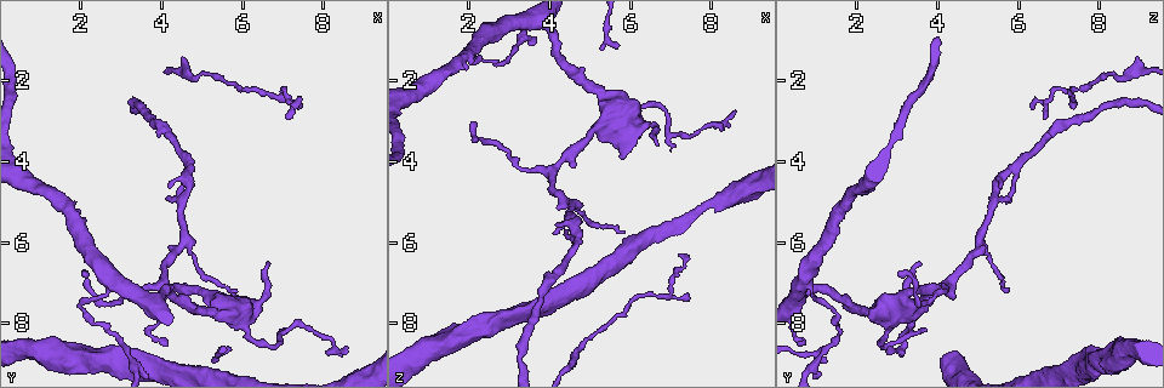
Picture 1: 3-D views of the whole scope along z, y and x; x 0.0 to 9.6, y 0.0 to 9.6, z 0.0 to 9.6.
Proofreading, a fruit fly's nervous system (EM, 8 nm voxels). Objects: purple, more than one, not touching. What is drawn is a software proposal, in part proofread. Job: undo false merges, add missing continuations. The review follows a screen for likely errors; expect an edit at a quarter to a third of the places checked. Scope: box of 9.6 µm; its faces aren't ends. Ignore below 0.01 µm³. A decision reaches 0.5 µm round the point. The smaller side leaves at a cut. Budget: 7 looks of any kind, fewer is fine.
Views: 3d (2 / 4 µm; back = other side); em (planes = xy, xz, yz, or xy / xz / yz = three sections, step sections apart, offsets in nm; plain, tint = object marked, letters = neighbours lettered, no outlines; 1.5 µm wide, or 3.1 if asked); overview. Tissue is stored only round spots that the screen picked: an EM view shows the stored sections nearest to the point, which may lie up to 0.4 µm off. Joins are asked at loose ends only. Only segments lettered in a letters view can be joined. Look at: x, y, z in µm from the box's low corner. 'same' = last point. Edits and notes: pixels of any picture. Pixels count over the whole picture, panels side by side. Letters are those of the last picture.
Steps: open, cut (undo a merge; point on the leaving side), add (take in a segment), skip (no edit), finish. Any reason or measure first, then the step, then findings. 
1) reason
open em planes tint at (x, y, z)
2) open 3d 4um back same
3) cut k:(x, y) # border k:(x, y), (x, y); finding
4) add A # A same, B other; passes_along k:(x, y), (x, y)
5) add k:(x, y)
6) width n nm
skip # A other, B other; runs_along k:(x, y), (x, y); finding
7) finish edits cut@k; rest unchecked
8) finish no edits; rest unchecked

free end
open em planes plain at (8.65, 8.65, 2.75)

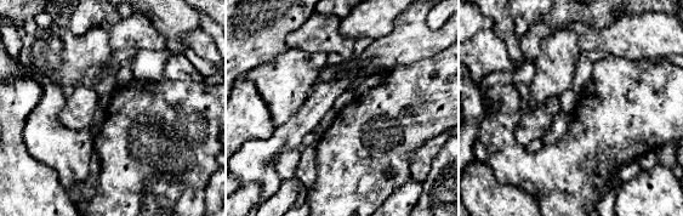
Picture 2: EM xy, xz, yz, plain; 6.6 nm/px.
open em planes letters same

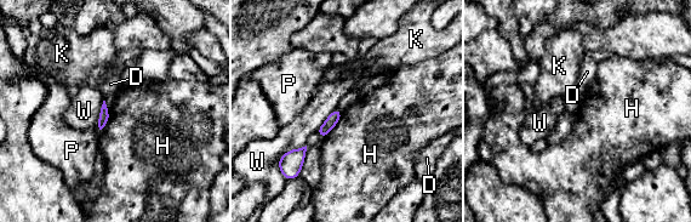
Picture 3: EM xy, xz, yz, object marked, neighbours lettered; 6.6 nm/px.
width 70 nm
skip # D other, H other, K other, P other, W other; border 3:(342, 113), (336, 125), (323, 140); none of them fits

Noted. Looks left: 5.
calibre changes
open 3d 4um at (5.30, 7.75, 2.20)

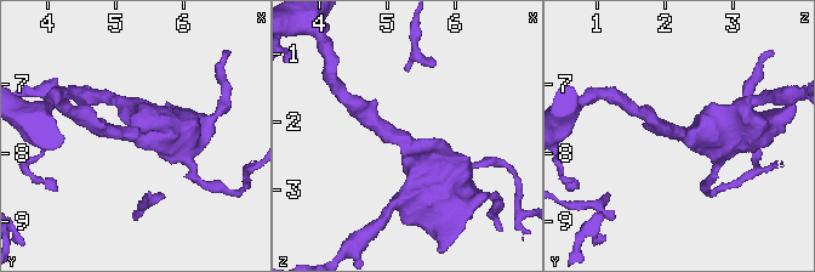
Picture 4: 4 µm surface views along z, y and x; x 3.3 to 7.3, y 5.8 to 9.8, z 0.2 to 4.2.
arm_widths 240, 650 nm; now the EM
open em yz step 4 letters at (5.25, 7.70, 2.25)

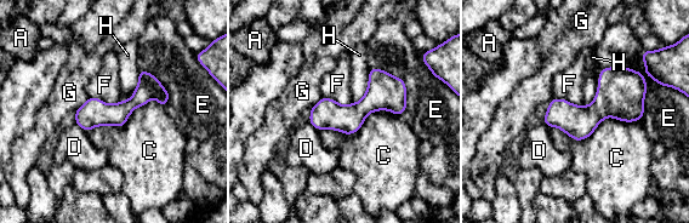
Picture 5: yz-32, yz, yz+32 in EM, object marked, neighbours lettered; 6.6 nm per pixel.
width 190 nm
skip # A other, C other, D other, E other, F other, G other, H other; border 5:(89, 96), (107, 103), (120, 101); continuous, no second neuron

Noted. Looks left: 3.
abrupt turn
open 3d 2um at (1.95, 7.55, 1.25)

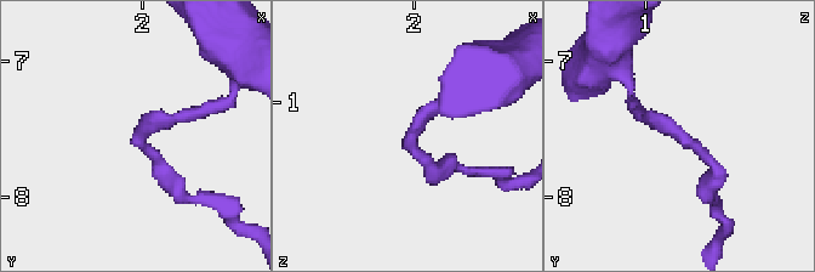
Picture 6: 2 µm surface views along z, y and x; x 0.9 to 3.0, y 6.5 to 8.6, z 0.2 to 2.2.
shape alone is not enough
open em planes letters at (2.00, 7.56, 1.34)

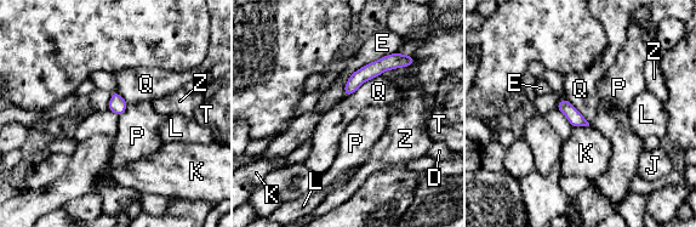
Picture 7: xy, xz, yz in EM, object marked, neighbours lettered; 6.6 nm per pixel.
skip # D other, E other, J other, K other, L other, P other, Q other, T other, Z other; runs_along 7:(393, 64), (366, 72), (347, 92); all the same neuron

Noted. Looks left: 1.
finish no edits; rest unchecked

